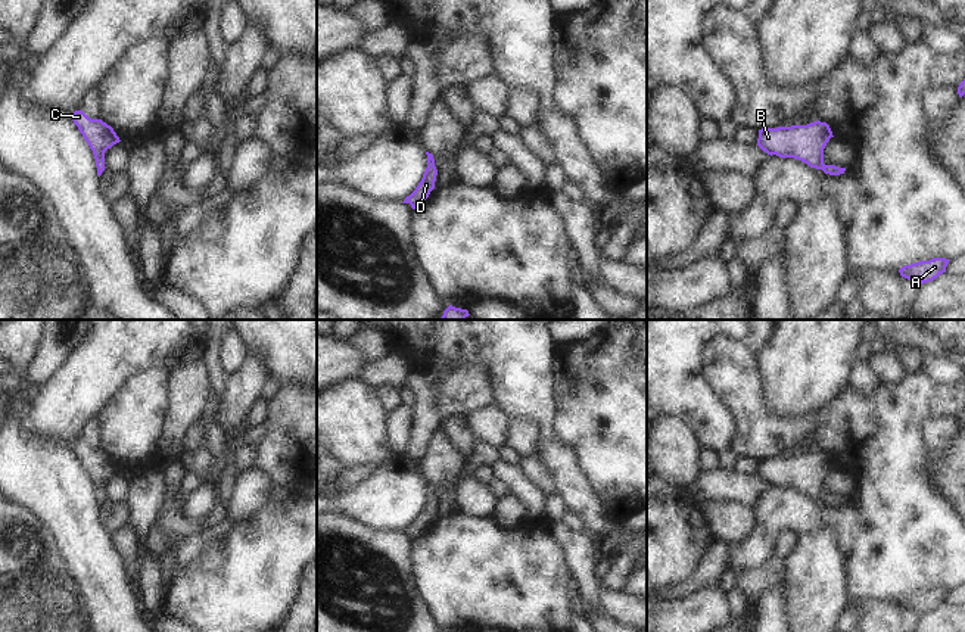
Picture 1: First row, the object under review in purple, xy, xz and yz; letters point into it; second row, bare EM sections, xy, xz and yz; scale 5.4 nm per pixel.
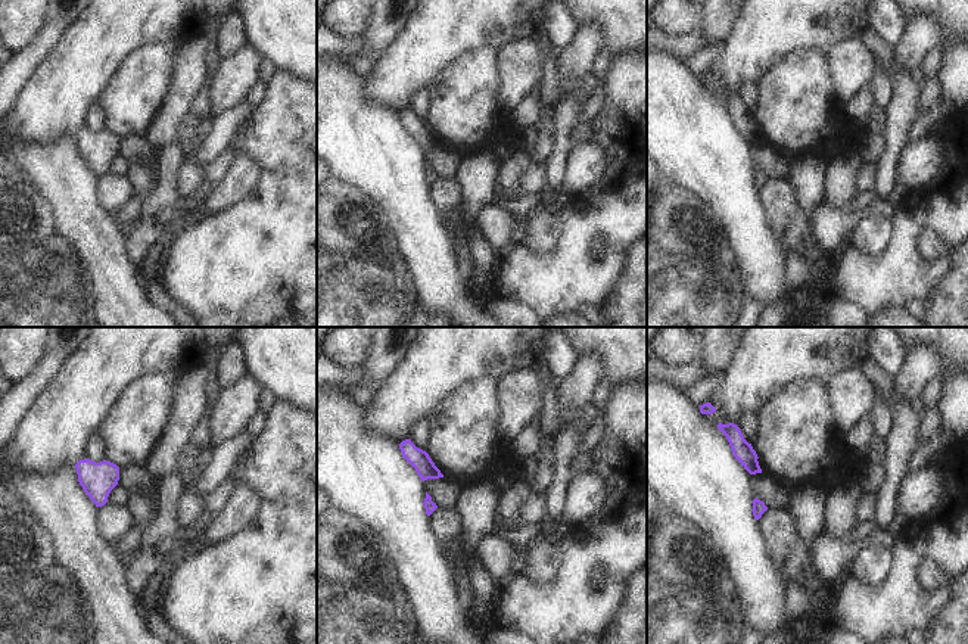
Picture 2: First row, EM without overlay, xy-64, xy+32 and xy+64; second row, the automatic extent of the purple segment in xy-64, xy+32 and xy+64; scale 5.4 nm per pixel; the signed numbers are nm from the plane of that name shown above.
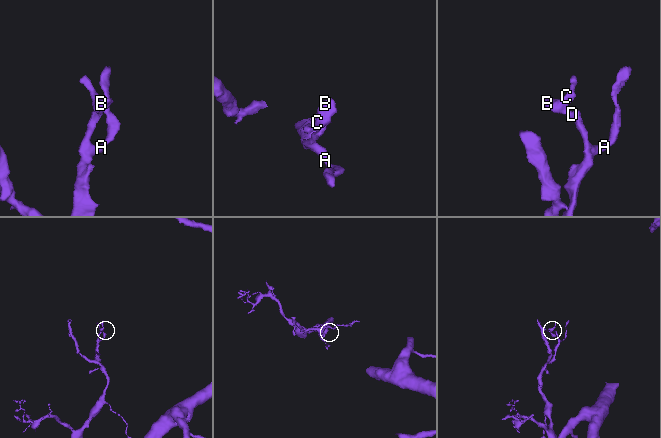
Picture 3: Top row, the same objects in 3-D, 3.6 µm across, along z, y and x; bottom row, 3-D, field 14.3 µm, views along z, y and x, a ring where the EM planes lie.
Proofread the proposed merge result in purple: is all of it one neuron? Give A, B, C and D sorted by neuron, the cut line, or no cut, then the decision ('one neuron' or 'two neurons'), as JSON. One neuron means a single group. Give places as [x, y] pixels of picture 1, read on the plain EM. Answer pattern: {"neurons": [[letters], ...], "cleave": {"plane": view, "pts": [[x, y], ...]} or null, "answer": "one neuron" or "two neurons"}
{"neurons": [["A", "B", "C", "D"]], "cleave": null, "answer": "one neuron"}

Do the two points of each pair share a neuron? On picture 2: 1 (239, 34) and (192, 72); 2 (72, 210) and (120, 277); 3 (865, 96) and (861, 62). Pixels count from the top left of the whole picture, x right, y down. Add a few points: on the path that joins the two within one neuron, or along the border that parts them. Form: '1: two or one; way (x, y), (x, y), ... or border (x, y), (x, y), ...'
1: two; border (224, 16), (214, 39)
2: one; way (86, 226), (97, 239), (106, 261)
3: two; border (868, 81), (843, 106)

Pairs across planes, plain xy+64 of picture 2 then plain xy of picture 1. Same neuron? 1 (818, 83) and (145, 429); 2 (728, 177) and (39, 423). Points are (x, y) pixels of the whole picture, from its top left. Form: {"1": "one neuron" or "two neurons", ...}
{"1": "one neuron", "2": "two neurons"}

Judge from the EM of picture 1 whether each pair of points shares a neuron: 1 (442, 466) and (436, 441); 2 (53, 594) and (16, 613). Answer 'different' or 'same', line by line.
1: same
2: same

